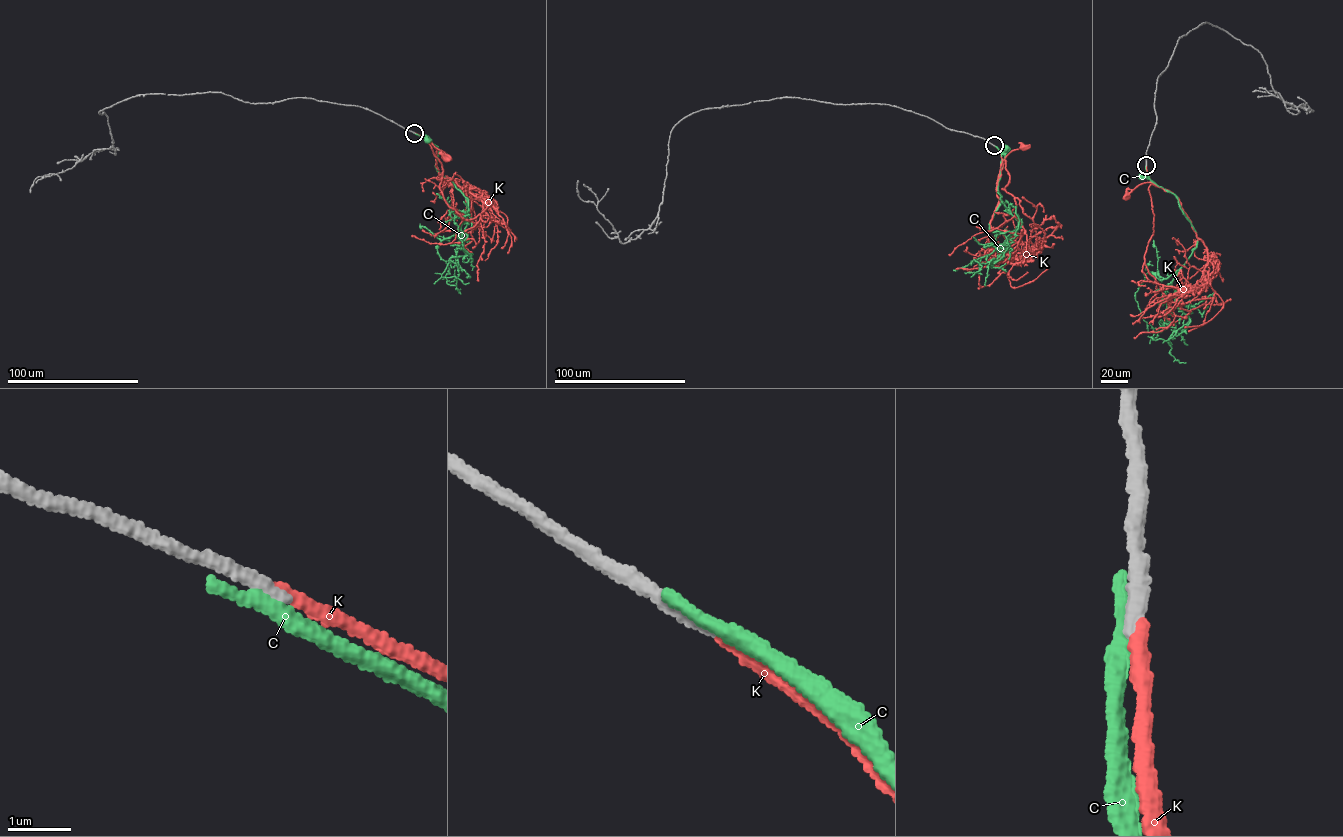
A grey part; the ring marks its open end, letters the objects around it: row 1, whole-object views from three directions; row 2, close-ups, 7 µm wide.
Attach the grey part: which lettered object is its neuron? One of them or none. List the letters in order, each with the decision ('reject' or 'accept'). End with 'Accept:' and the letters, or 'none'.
C: reject
K: accept
Accept: K

